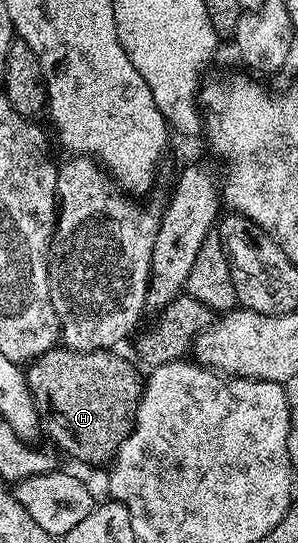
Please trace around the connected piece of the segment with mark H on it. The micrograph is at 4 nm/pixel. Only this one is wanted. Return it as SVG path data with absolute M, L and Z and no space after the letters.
M55 347L25 366L24 372L26 375L26 382L30 388L30 397L33 399L41 420L44 422L45 432L46 429L50 432L51 439L54 440L68 456L75 457L76 460L83 461L86 465L106 466L109 466L111 462L113 462L114 457L117 456L118 448L128 439L128 435L134 430L136 411L138 410L139 403L142 401L142 390L144 388L143 374L138 374L139 366L135 364L133 360L131 361L132 362L126 357L121 357L118 351L111 351L108 349L101 349L100 351L76 351L75 349L68 349L65 347Z

